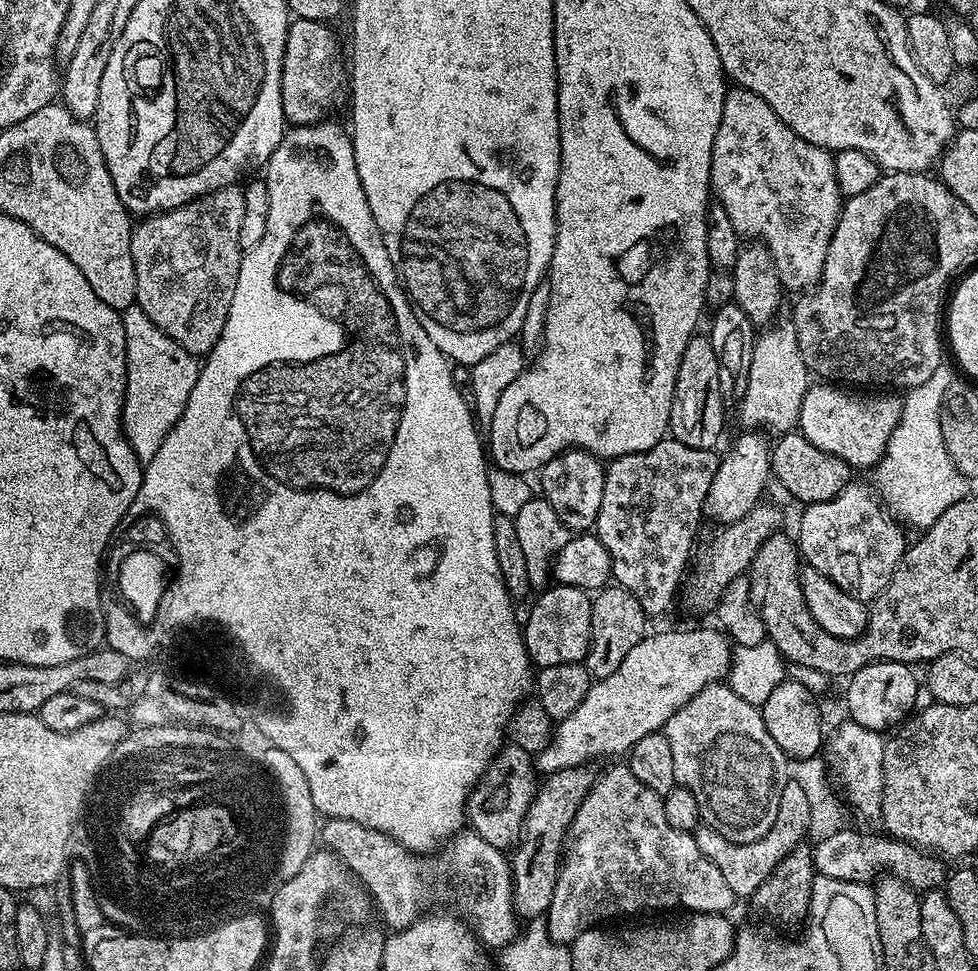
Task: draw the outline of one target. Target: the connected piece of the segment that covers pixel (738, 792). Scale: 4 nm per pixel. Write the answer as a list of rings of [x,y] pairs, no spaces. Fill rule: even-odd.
[[[727,683],[711,684],[703,688],[698,694],[694,694],[694,698],[690,698],[690,702],[686,702],[686,706],[679,708],[666,721],[662,731],[665,738],[670,742],[670,755],[674,758],[676,783],[679,787],[690,790],[694,794],[694,799],[698,802],[700,819],[707,827],[714,829],[718,834],[722,834],[722,838],[726,838],[730,842],[745,844],[746,842],[758,842],[758,838],[762,838],[762,834],[766,834],[770,830],[770,826],[774,826],[774,818],[778,818],[778,806],[782,798],[782,790],[786,783],[786,777],[789,775],[787,772],[790,760],[789,757],[784,755],[783,750],[778,746],[778,742],[774,742],[774,738],[770,738],[770,734],[766,730],[763,711],[757,705],[738,698],[738,694],[734,694],[734,690],[728,687]]]

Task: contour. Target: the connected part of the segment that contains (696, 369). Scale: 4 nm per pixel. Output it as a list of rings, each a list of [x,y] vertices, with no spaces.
[[[693,335],[682,354],[682,366],[678,366],[678,382],[674,386],[668,430],[671,439],[686,442],[686,446],[715,449],[724,432],[726,401],[718,386],[718,354],[714,354],[711,339],[707,335],[700,335]]]

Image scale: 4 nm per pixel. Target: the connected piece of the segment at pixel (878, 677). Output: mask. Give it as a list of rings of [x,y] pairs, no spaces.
[[[883,660],[870,666],[862,666],[862,670],[858,670],[846,680],[848,689],[844,692],[844,700],[848,703],[847,715],[854,722],[858,722],[858,726],[866,726],[866,730],[881,734],[903,724],[917,707],[916,695],[922,692],[921,685],[920,688],[916,685],[916,676],[912,672],[915,671],[902,662]]]

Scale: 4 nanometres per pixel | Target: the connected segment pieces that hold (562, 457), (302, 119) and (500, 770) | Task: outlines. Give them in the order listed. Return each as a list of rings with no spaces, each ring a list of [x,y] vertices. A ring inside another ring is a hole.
[[[570,448],[568,451],[550,458],[546,466],[540,469],[538,479],[542,498],[554,506],[554,514],[562,518],[569,533],[584,534],[595,525],[598,518],[598,506],[602,506],[602,486],[604,485],[605,465],[601,457],[583,448]]]
[[[296,18],[288,25],[286,54],[282,60],[282,110],[289,125],[301,128],[307,124],[318,124],[329,119],[328,111],[346,80],[340,77],[340,64],[336,61],[336,36],[327,28],[324,20]]]
[[[505,746],[493,756],[488,769],[480,775],[480,780],[468,793],[466,820],[471,831],[476,832],[490,846],[508,850],[520,838],[524,820],[536,797],[538,769],[533,753],[515,746]]]

